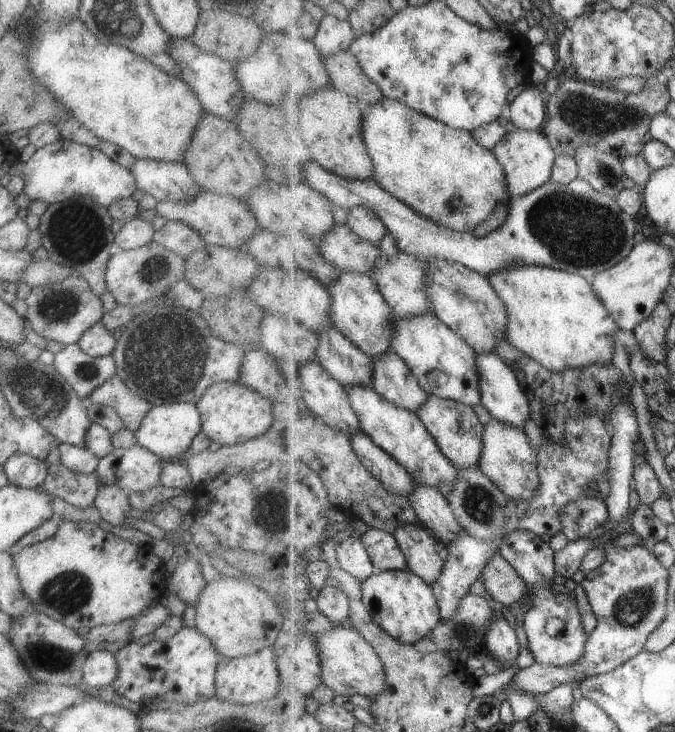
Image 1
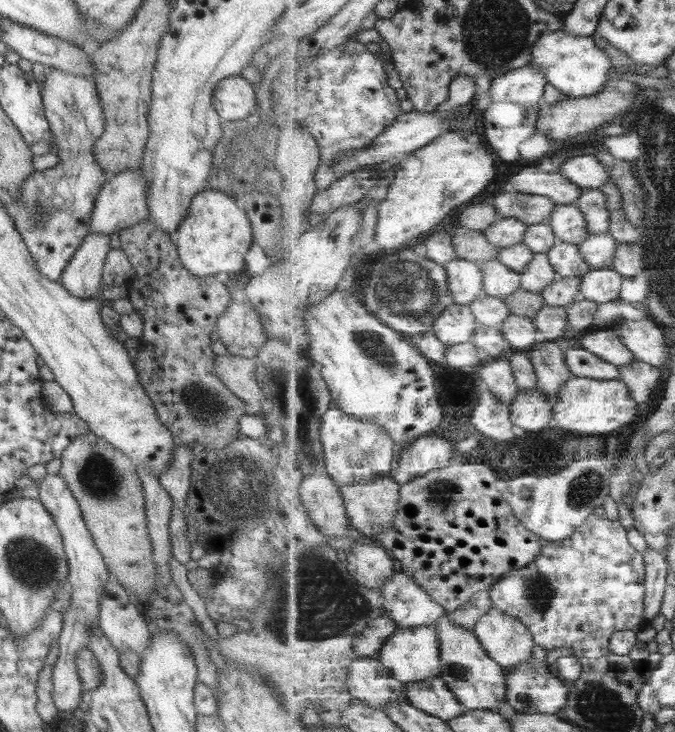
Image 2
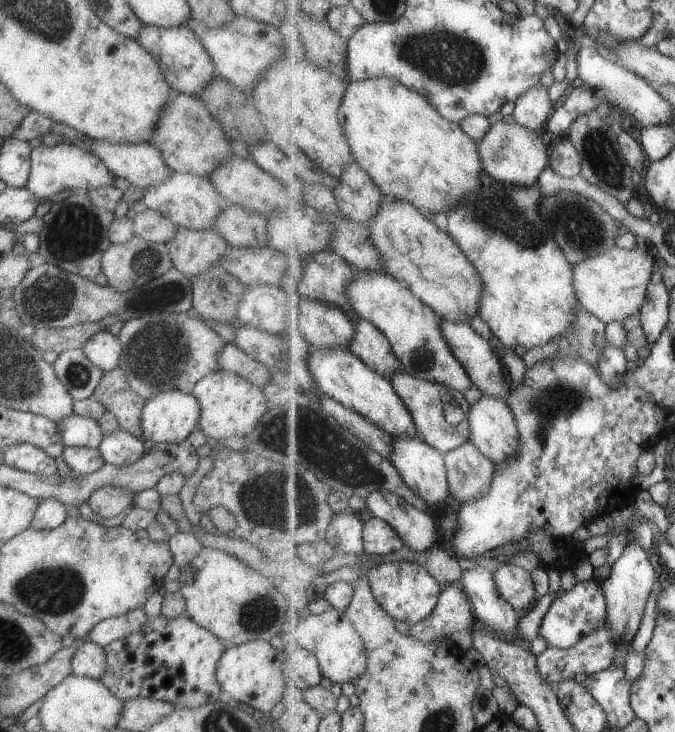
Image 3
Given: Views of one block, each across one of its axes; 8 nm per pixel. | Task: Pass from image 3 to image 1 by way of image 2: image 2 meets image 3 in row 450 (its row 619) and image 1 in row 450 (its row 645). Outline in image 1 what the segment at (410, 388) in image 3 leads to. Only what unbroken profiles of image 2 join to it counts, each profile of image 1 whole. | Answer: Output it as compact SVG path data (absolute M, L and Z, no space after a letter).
M429 395L429 400L416 412L425 423L431 436L438 442L439 448L458 468L479 468L483 456L484 425L477 418L471 406Z

